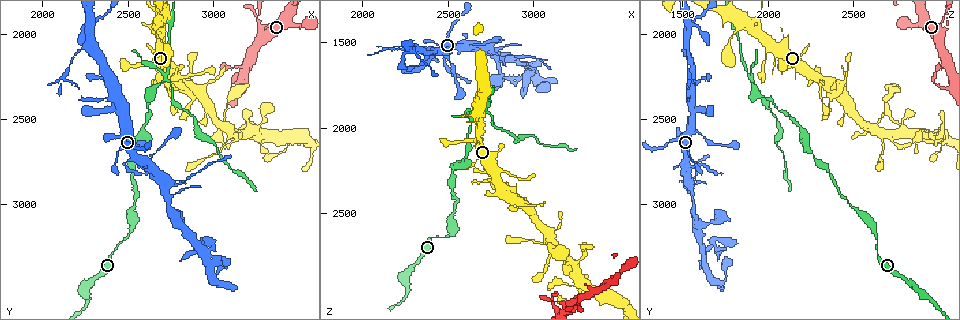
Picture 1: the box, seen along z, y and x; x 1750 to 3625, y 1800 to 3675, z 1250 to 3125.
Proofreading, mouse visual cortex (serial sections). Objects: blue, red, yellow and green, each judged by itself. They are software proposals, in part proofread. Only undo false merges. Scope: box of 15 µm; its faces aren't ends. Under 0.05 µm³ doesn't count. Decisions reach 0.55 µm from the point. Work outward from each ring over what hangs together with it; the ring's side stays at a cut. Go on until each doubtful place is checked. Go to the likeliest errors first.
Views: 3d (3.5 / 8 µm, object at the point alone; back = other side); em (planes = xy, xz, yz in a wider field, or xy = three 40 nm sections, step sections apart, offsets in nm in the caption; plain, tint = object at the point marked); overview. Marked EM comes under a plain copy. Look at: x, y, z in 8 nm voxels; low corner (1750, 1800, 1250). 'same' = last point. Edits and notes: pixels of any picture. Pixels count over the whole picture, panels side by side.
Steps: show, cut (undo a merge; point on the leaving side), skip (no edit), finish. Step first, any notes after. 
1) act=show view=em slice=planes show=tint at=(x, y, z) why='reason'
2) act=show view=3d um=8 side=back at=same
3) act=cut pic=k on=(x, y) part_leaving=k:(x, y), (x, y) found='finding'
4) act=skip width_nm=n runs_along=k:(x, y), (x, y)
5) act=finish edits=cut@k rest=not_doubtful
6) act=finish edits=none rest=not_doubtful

act=show view=3d um=8 at=(2710, 2270, 1910) why='abrupt turn'

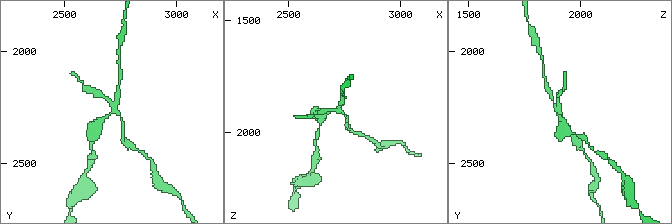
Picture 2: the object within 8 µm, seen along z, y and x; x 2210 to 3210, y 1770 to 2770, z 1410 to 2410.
act=show view=3d um=3.5 at=(2720, 2280, 1900)

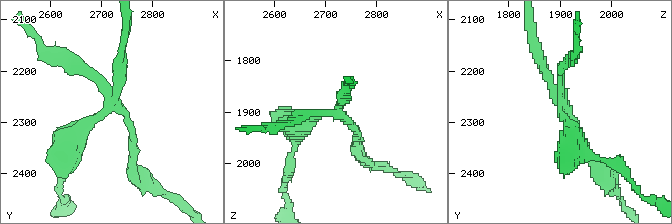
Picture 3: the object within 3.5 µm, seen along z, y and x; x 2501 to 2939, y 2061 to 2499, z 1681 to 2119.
act=show view=em slice=xy step=3 show=tint at=(2715, 2280, 1900) why='need the tissue'

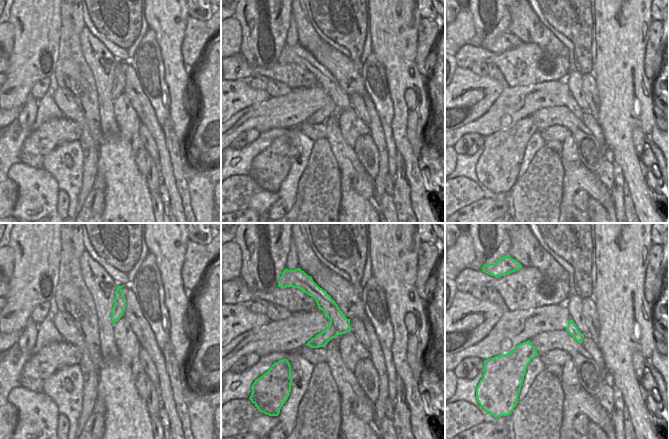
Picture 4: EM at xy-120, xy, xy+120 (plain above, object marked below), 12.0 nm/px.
act=cut pic=3 on=(132, 133) border=4:(328, 326), (333, 326), (339, 334) found='a second cell is stuck on'

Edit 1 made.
act=show view=3d um=3.5 at=(2710, 2870, 1530) why='three arms meet'

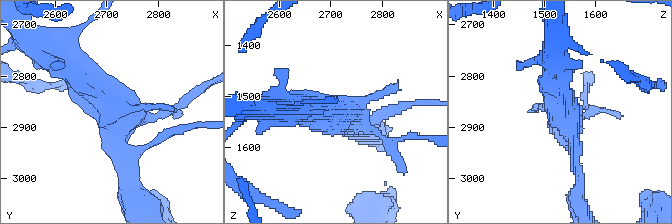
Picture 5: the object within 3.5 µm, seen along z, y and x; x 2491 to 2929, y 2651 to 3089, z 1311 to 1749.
act=show view=em slice=planes show=tint at=(2715, 2860, 1530)

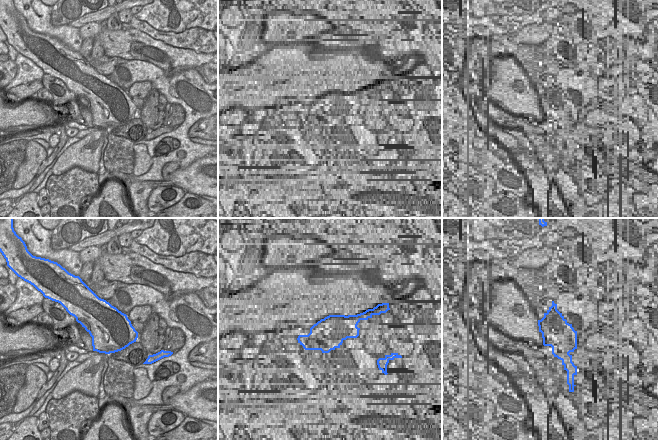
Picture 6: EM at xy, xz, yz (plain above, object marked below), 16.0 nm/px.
act=skip width_nm=650 runs_along=5:(61, 63), (113, 106), (125, 167) found='all the same cell'

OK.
act=show view=3d um=3.5 at=(3280, 1950, 3040) why='sudden change in width'

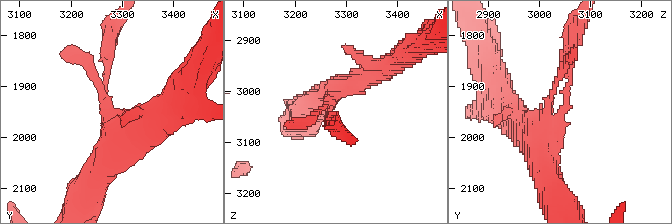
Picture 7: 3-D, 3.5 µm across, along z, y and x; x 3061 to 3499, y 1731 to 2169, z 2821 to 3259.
act=show view=em slice=xy step=2 show=tint at=(3265, 1945, 3050)

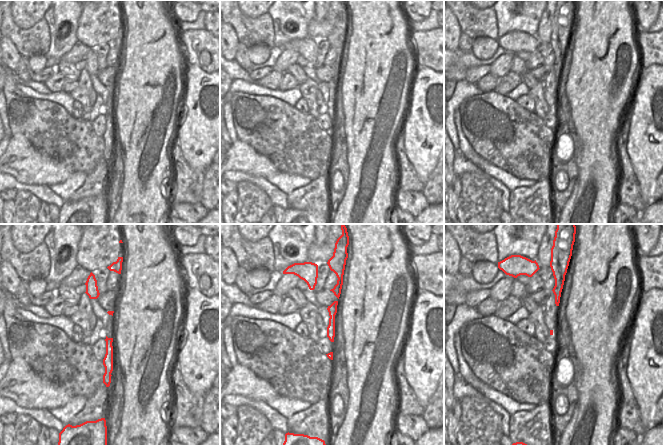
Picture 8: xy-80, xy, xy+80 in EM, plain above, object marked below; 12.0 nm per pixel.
act=skip runs_along=8:(337, 293), (331, 337) found='continuous, no second cell'

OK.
act=show view=3d um=3.5 at=(3210, 2520, 3030) why='sharp bend'

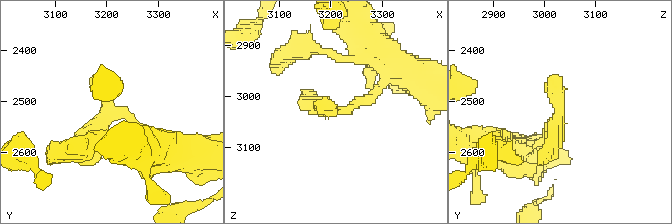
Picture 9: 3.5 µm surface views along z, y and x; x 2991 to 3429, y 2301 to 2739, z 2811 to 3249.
act=show view=em slice=xy step=3 show=tint at=(3215, 2520, 3025) why='shape alone is not enough'

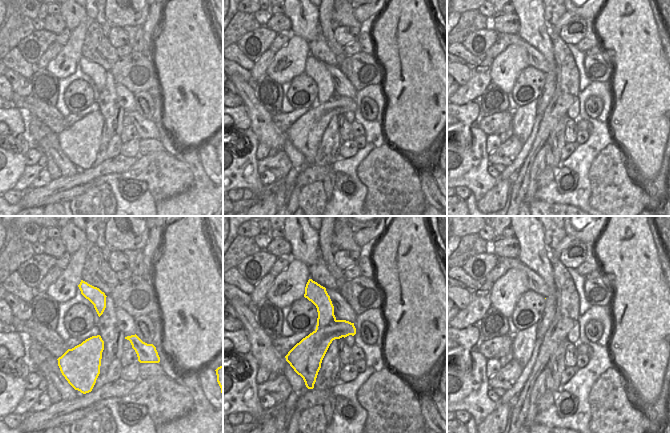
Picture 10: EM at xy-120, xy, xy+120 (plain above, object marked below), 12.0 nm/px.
act=show view=em slice=xy step=2 show=tint at=same

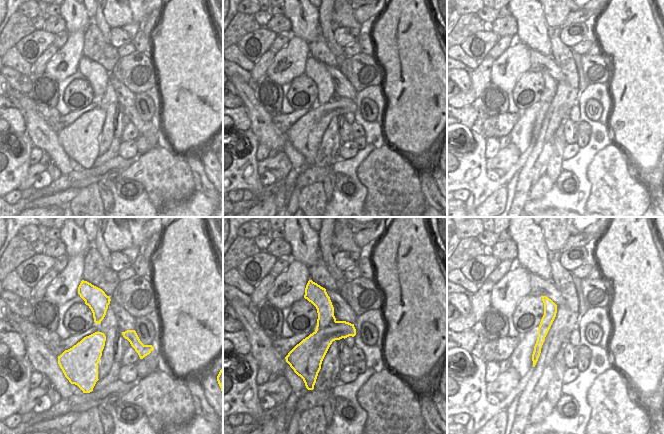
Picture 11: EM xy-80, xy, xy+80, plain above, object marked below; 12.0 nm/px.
act=skip runs_along=11:(319, 289), (317, 368) found='continuous, no second cell'

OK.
act=show view=3d um=3.5 at=(2300, 2090, 1520) why='thin arm on a thick one'

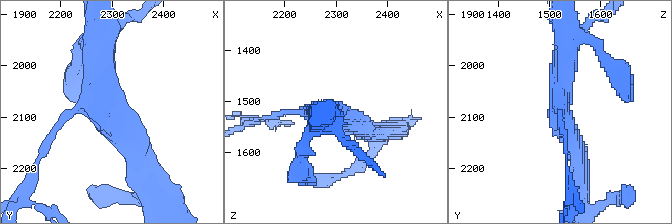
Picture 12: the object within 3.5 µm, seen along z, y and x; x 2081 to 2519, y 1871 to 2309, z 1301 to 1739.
act=show view=em slice=xy step=3 show=tint at=(2285, 2090, 1525) arms=3 arm_widths_nm=100,300,350

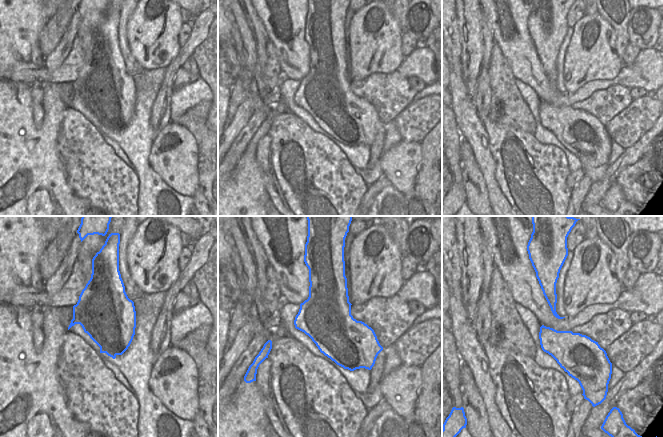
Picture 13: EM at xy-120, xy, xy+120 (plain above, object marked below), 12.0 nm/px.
act=skip runs_along=12:(145, 164), (105, 112), (102, 44) found='all the same cell'

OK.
act=show view=3d um=3.5 at=(2290, 1960, 1530) why='four arms meet'

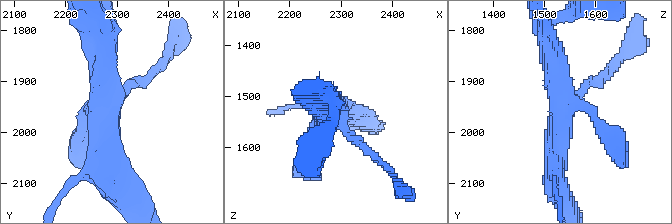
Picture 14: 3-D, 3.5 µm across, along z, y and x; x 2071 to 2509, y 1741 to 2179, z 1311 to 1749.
act=show view=em slice=xy step=1 show=tint at=(2280, 1950, 1540) why='need the tissue'

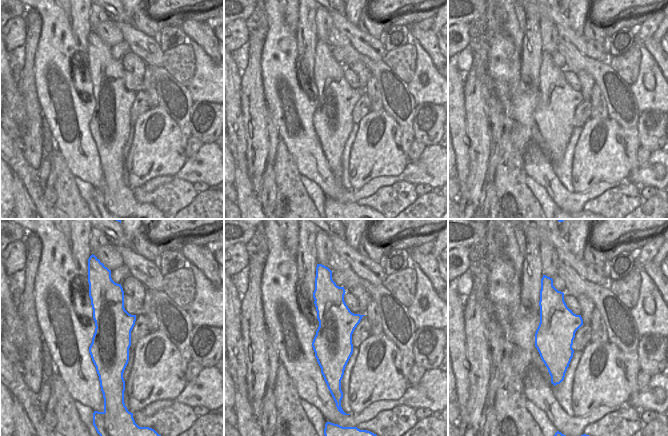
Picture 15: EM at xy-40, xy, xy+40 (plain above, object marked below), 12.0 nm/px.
act=skip width_nm=480 runs_along=14:(556, 176), (563, 105), (548, 43) found='all the same cell'

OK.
act=finish edits=cut@3 rest=not_doubtful

